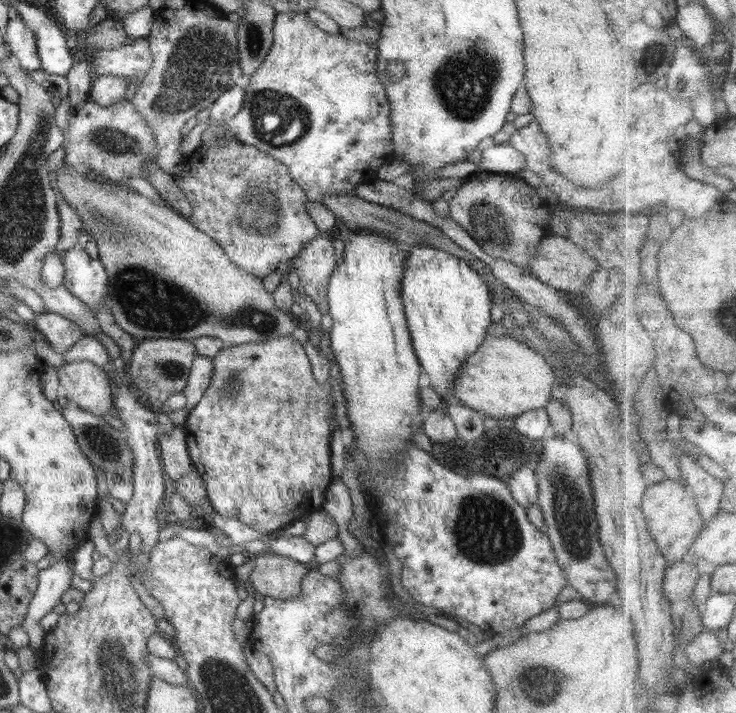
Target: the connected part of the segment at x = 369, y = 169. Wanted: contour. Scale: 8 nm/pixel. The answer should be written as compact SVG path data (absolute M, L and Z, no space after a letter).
M306 12L277 13L273 24L273 43L269 53L264 62L254 72L254 75L251 76L250 83L245 89L246 96L240 112L234 118L229 118L226 121L226 127L235 134L235 138L238 141L256 147L258 150L285 164L288 167L289 175L303 188L308 200L321 202L326 195L333 195L334 193L355 194L359 184L369 183L378 179L378 167L393 158L390 103L385 93L384 84L378 79L378 73L376 73L376 59L377 48L372 48L362 41L360 43L348 41L342 33L330 34L329 32L324 32L315 25L315 22Z

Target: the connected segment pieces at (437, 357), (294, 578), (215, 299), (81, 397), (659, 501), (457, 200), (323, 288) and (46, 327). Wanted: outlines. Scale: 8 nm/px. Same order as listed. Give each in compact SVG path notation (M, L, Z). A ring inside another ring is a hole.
M415 244L407 252L406 269L402 274L402 289L400 298L404 304L408 331L412 347L420 366L430 378L430 388L433 388L448 403L454 402L448 398L451 386L457 379L457 374L468 356L472 356L486 339L487 328L493 323L490 310L497 301L489 286L480 278L480 274L465 260L452 256L440 248L430 248L423 244Z
M260 553L252 556L252 573L247 586L258 594L280 600L293 599L301 591L301 578L312 570L286 556Z
M64 165L52 186L63 195L82 220L82 226L96 241L99 258L108 276L106 294L108 308L120 328L136 340L168 339L188 340L208 336L218 338L224 348L251 343L266 342L290 337L298 319L276 308L270 292L266 292L263 280L240 269L226 256L223 248L207 234L198 230L188 218L183 217L167 203L155 203L127 185L118 185L89 174L70 172ZM110 221L113 230L105 230L103 224Z
M90 361L67 362L57 372L60 388L64 390L65 397L81 410L90 412L95 416L104 418L108 413L114 414L112 402L113 388L111 378L104 369Z
M670 478L652 481L645 496L644 506L647 519L652 526L653 535L658 540L669 563L682 561L697 542L697 538L705 529L705 517L698 504L698 499L690 486Z
M469 174L448 204L450 218L475 238L482 250L494 258L509 260L526 274L530 274L528 263L537 254L539 242L552 233L550 203L540 198L536 188L513 174Z
M325 234L307 242L302 250L290 261L300 277L300 286L318 310L325 314L328 309L328 282L336 266L336 250L332 239Z
M57 313L36 314L31 326L44 335L46 342L58 354L66 353L84 337L75 322Z

